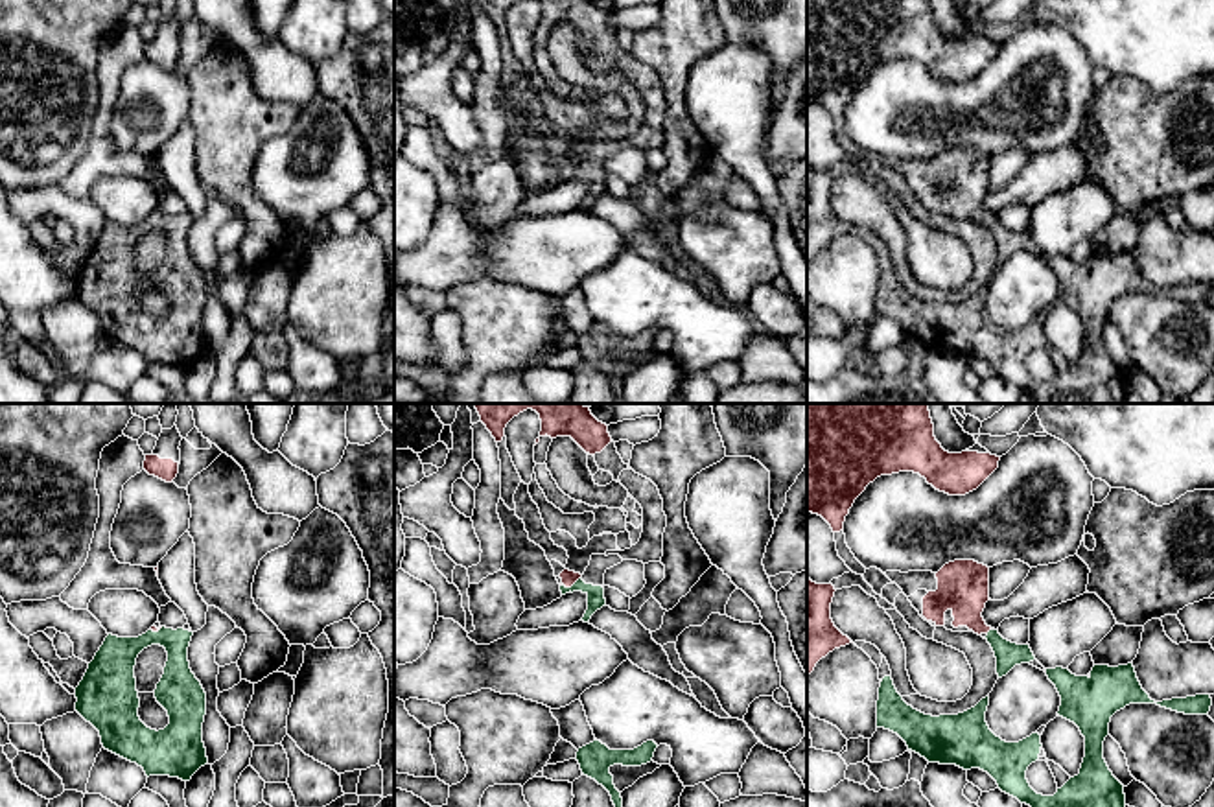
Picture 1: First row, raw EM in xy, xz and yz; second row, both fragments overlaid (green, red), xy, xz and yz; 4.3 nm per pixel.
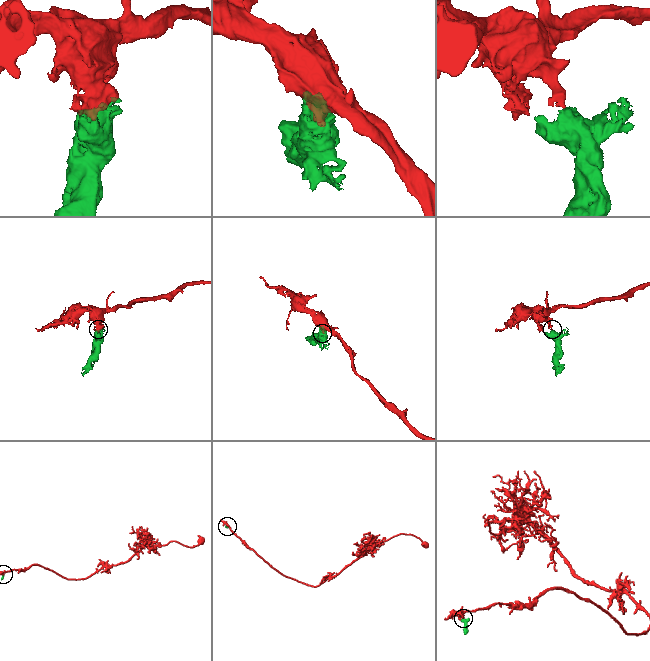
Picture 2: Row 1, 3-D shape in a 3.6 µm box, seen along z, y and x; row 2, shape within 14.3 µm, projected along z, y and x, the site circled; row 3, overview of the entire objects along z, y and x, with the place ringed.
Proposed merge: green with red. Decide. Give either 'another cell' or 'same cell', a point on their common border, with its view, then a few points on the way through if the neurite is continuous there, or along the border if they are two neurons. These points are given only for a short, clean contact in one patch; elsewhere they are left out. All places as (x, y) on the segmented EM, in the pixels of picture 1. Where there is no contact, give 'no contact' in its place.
same cell | xz (573, 584) | across xz (595, 594), (573, 584), (568, 577)

